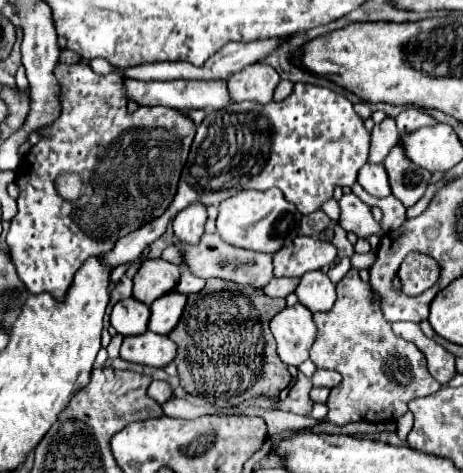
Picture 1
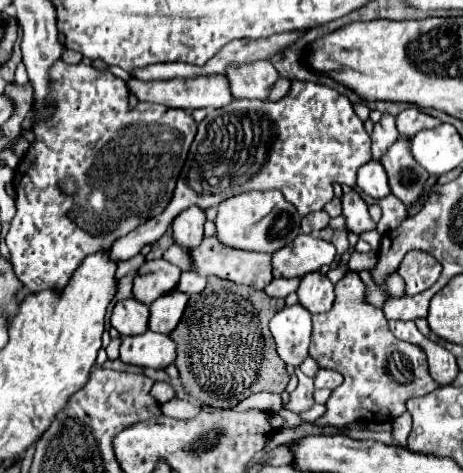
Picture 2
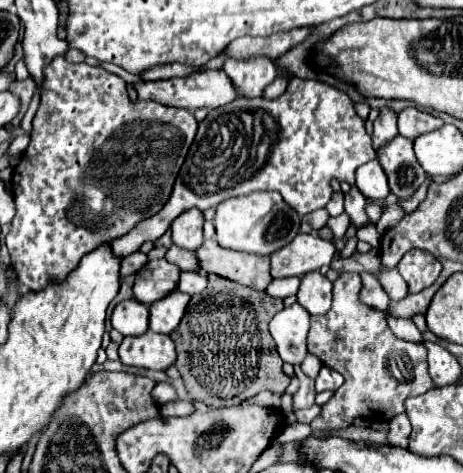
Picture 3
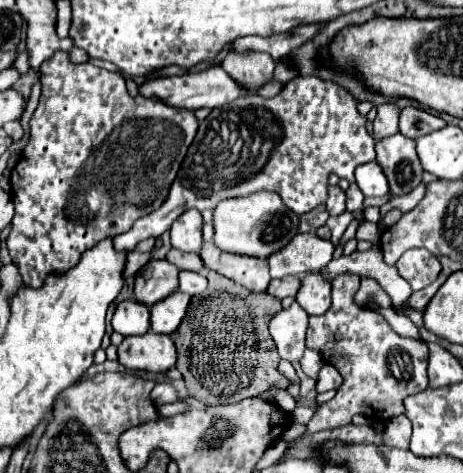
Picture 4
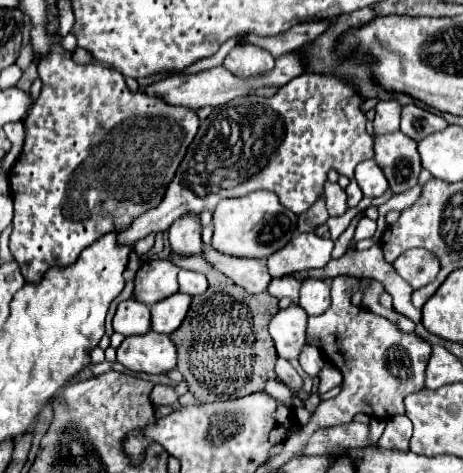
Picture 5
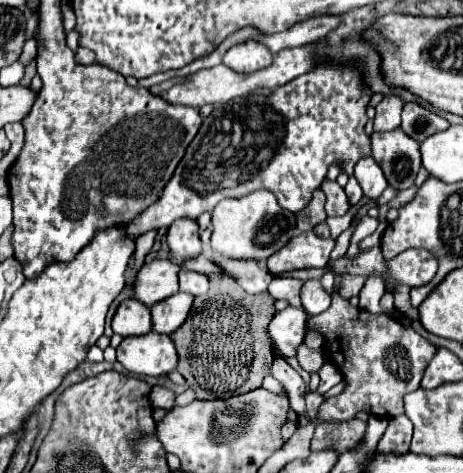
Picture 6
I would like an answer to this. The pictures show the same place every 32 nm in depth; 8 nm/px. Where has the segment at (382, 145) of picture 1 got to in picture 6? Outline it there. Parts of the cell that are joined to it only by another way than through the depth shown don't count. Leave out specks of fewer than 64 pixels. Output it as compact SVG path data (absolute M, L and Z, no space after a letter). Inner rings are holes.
M398 96L384 98L376 106L376 118L374 118L374 130L376 132L388 132L400 126L400 112L402 112L404 102Z

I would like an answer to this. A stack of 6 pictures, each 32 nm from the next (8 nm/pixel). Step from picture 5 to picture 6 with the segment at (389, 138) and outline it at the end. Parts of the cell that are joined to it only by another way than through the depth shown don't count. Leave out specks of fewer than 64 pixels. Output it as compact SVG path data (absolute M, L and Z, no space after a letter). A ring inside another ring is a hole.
M400 128L392 132L374 132L372 156L392 188L406 190L414 186L416 174L420 170L418 142L410 136L404 136Z

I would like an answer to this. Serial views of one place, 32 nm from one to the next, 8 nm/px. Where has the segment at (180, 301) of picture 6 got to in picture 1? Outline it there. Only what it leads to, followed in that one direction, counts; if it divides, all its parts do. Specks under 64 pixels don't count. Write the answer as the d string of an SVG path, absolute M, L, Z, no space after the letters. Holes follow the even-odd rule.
M176 290L160 296L150 306L152 316L148 322L148 330L156 332L156 334L168 334L178 324L182 310L184 310L184 304L186 304L186 296L176 292Z

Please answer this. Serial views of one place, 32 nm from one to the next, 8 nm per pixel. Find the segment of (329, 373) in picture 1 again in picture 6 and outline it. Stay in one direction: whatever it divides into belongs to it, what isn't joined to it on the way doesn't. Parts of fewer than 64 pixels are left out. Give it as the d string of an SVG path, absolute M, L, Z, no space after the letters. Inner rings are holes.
M322 366L320 368L320 386L318 394L326 394L332 386L342 382L342 372L336 366Z

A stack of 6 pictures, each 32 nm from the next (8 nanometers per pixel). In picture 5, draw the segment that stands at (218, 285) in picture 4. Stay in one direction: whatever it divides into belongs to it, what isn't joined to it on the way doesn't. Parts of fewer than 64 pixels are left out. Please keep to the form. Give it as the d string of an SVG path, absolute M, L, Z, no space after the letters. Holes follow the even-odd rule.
M210 270L206 276L208 292L192 298L184 324L170 334L178 350L176 368L198 402L238 400L238 396L262 392L266 380L276 378L274 364L278 354L268 334L268 324L278 312L278 300L268 292L248 294L216 270Z

